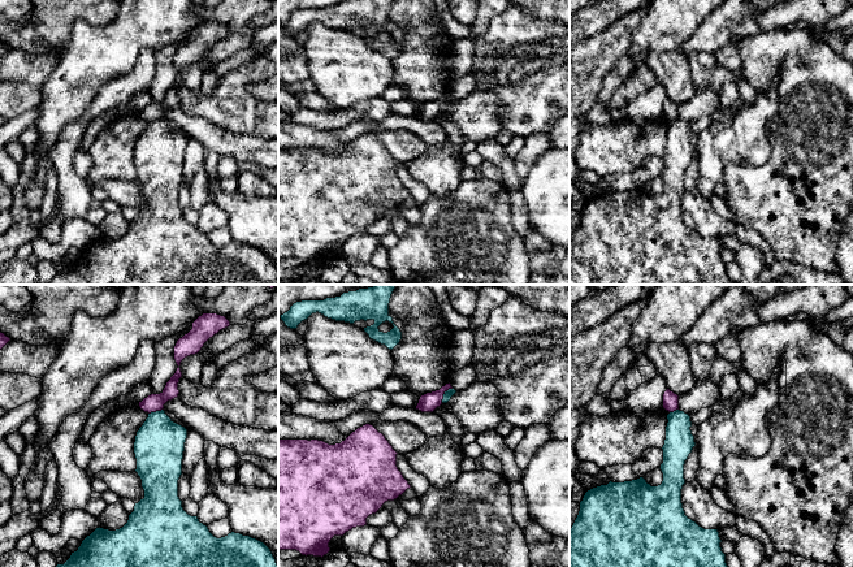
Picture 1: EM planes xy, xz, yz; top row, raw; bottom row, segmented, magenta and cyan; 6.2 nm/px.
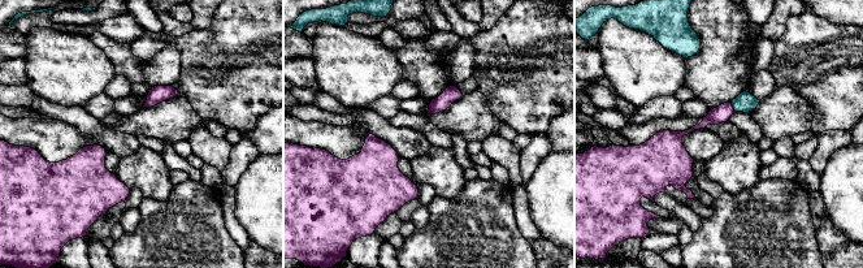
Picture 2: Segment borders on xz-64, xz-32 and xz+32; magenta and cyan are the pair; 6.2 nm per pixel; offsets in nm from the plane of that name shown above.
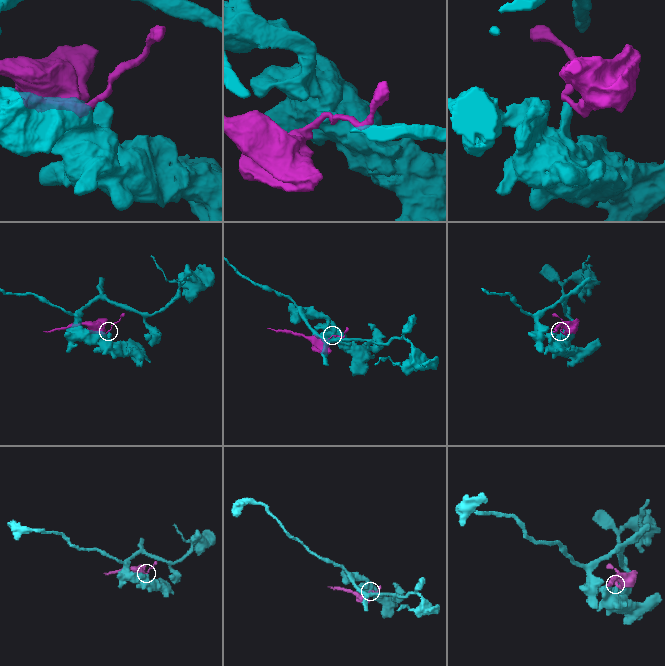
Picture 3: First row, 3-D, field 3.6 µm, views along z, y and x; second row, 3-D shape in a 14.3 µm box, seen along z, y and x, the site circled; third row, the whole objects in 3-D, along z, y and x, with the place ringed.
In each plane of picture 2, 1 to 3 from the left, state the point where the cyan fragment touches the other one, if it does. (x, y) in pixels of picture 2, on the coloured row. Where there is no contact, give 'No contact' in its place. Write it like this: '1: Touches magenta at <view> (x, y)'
1: No contact
2: No contact
3: Touches magenta at xz+32 (732, 107)

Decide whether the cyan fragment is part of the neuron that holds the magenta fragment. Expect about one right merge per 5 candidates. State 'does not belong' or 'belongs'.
does not belong

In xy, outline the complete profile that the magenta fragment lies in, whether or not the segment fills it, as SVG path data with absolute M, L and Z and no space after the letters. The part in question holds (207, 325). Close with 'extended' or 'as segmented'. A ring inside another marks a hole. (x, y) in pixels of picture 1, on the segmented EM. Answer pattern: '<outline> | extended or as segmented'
M203 313L192 323L192 329L179 338L174 346L174 360L178 365L176 373L166 382L164 390L160 394L151 394L139 402L140 410L144 412L156 412L164 410L164 404L178 397L178 382L182 377L181 362L198 354L204 343L217 334L220 330L230 326L230 321L217 313Z | as segmented

